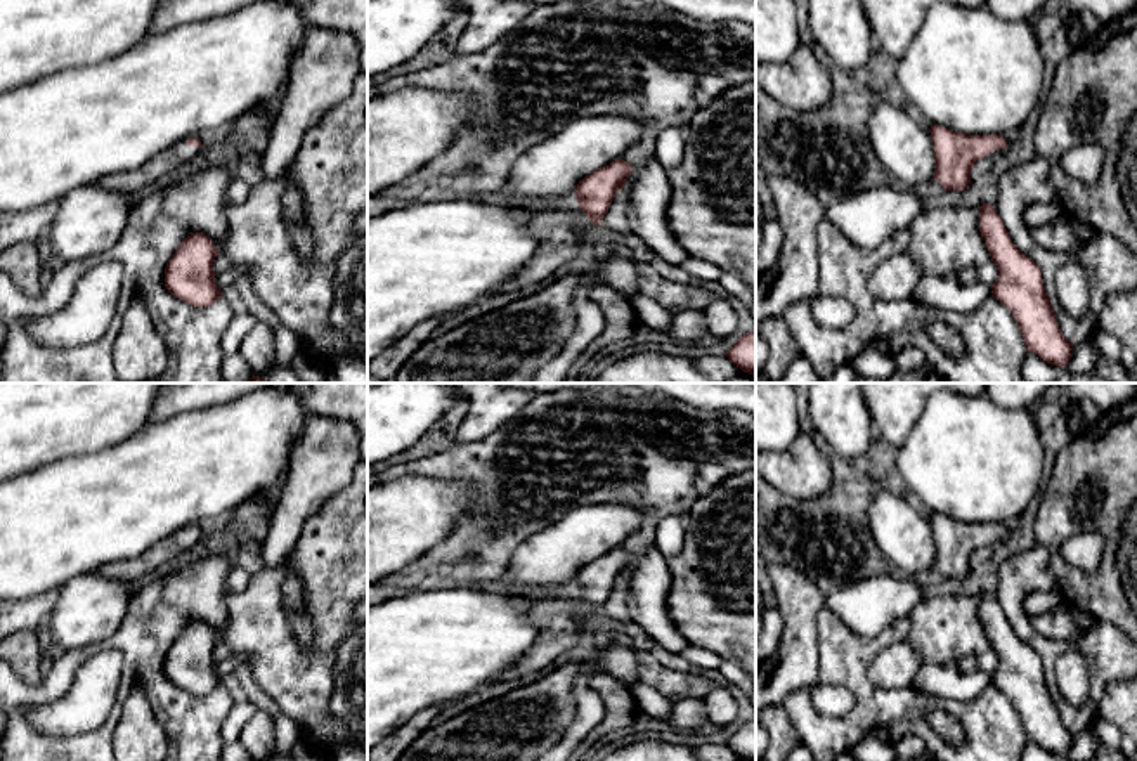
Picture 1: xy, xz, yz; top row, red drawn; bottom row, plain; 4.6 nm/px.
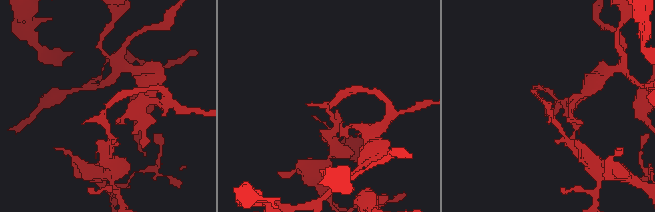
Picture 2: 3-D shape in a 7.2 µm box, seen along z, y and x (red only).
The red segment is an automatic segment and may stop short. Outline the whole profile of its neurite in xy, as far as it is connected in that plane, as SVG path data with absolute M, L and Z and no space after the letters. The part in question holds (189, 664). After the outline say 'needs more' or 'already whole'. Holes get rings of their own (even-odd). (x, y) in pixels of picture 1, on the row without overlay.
M194 621L172 643L165 657L165 674L179 688L203 697L222 686L215 673L213 648L218 638L213 629Z; already whole

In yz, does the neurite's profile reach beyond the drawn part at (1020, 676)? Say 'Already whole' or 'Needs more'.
Already whole

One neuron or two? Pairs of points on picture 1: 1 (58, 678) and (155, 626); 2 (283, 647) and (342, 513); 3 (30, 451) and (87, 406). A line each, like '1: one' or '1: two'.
1: one
2: one
3: one

